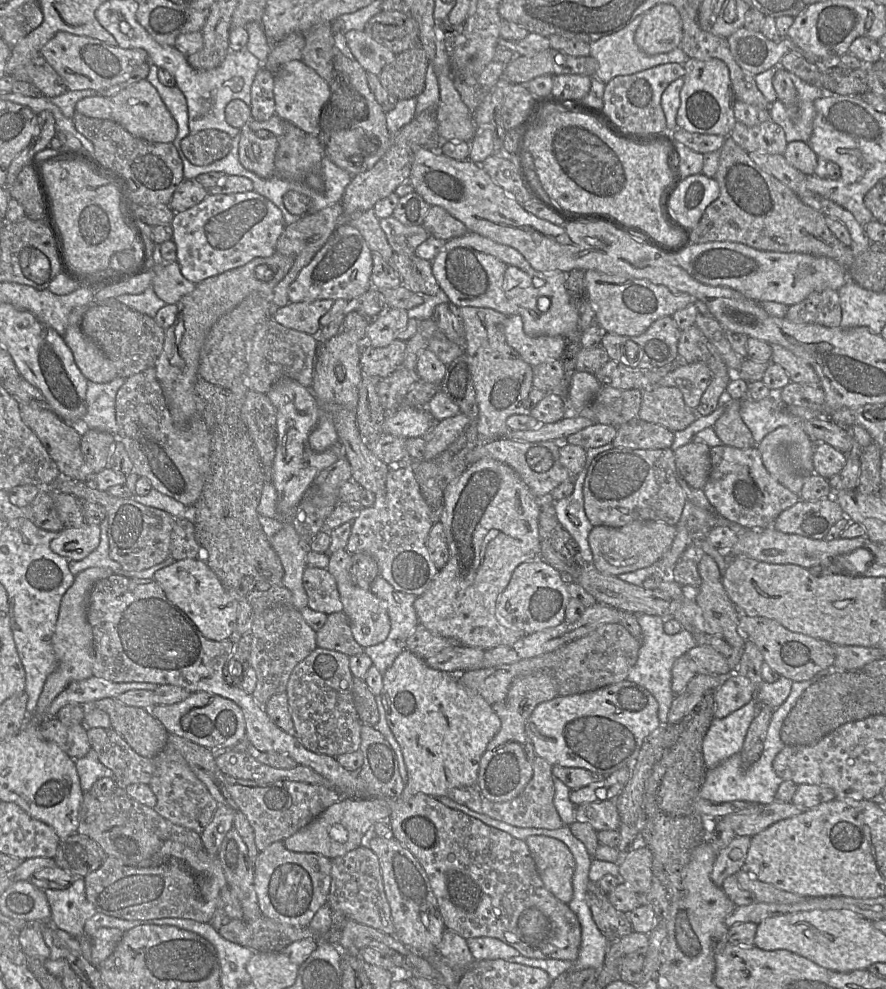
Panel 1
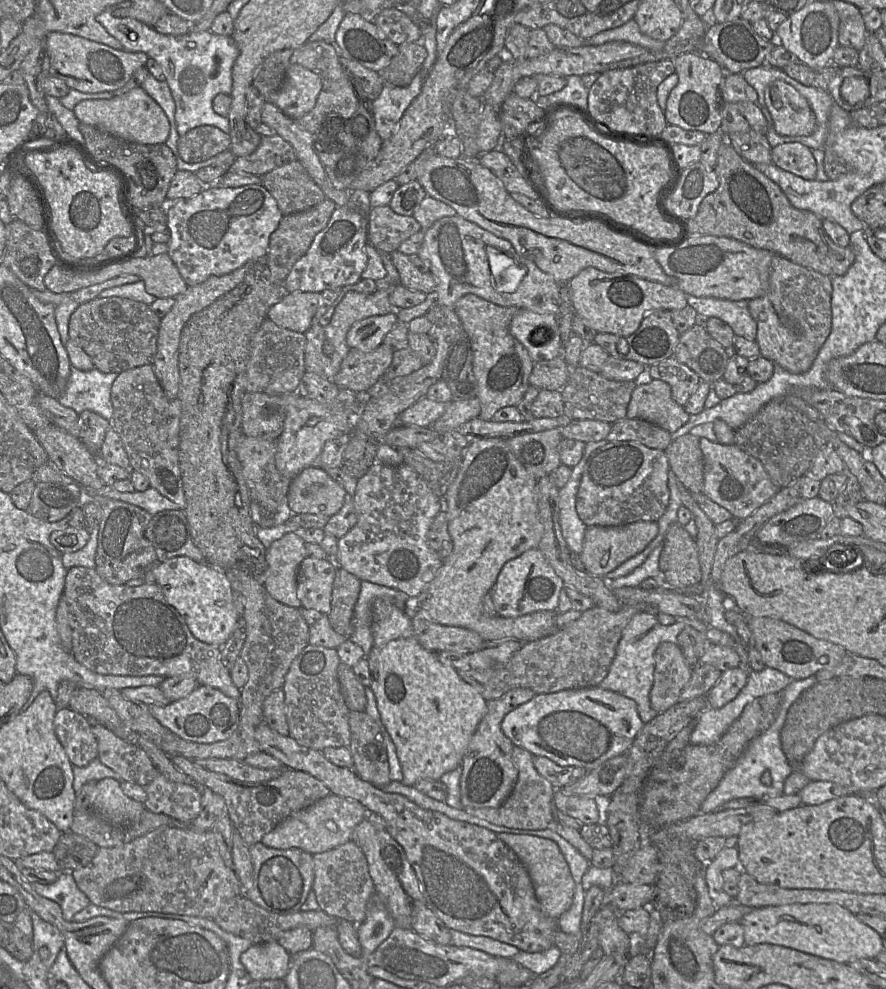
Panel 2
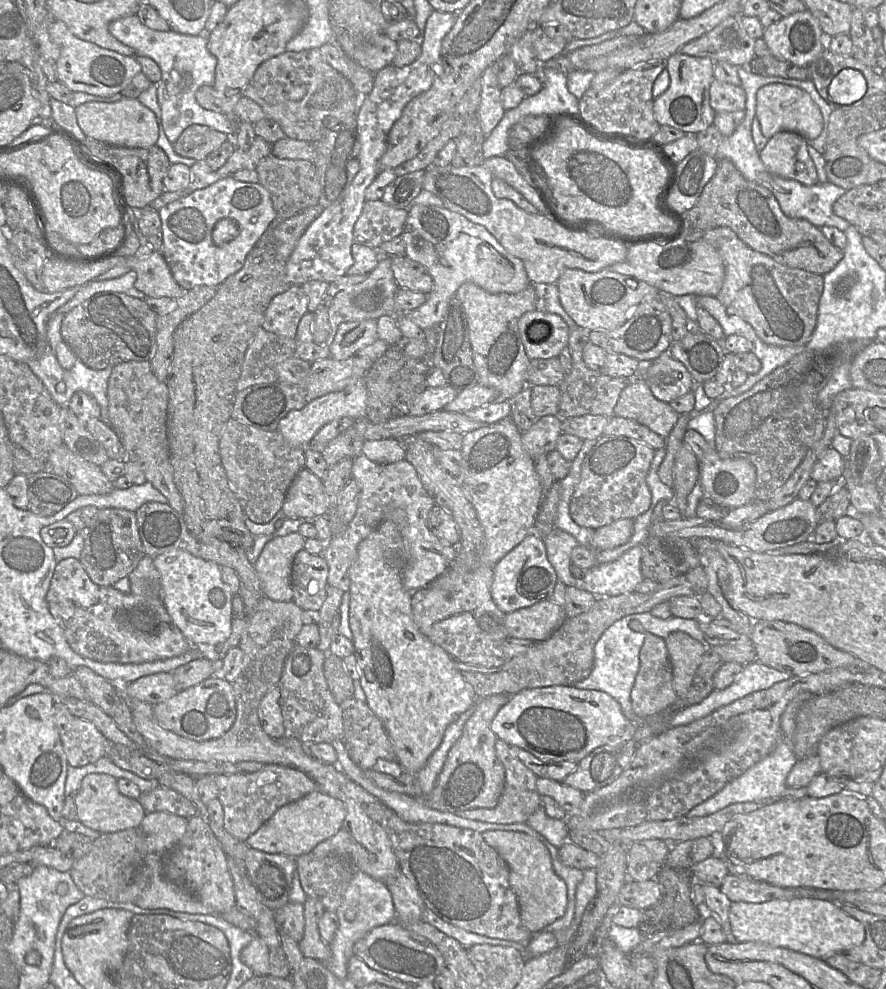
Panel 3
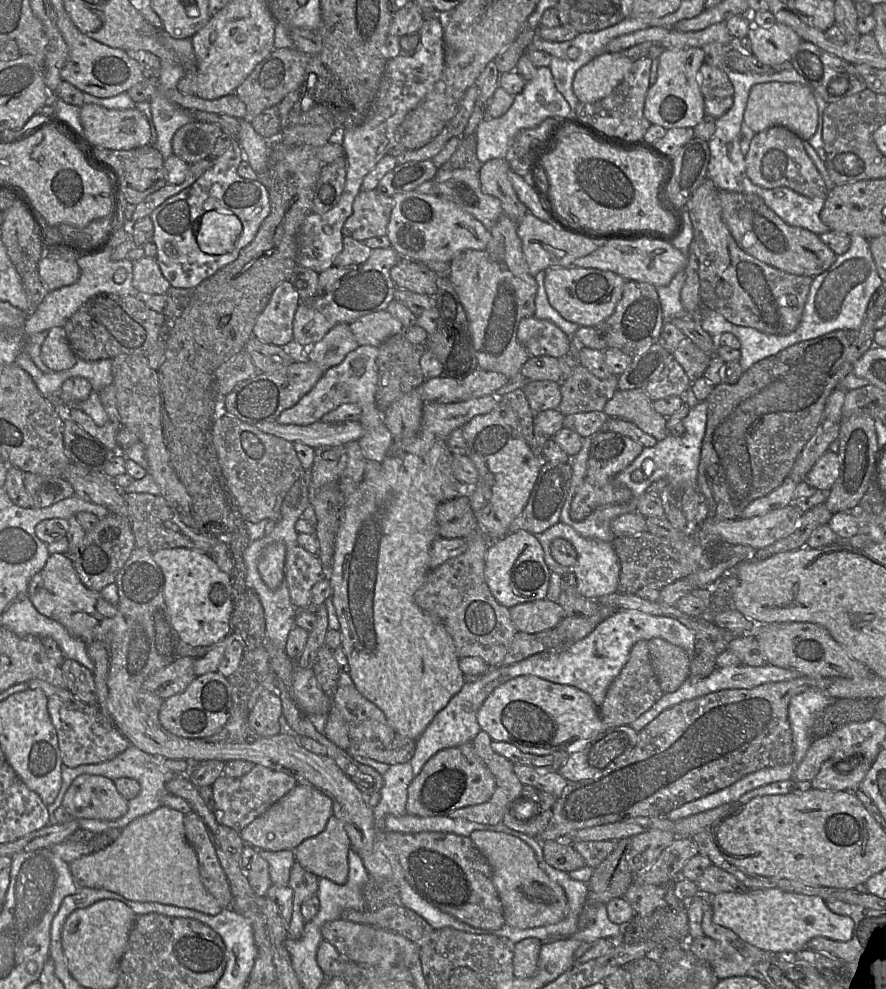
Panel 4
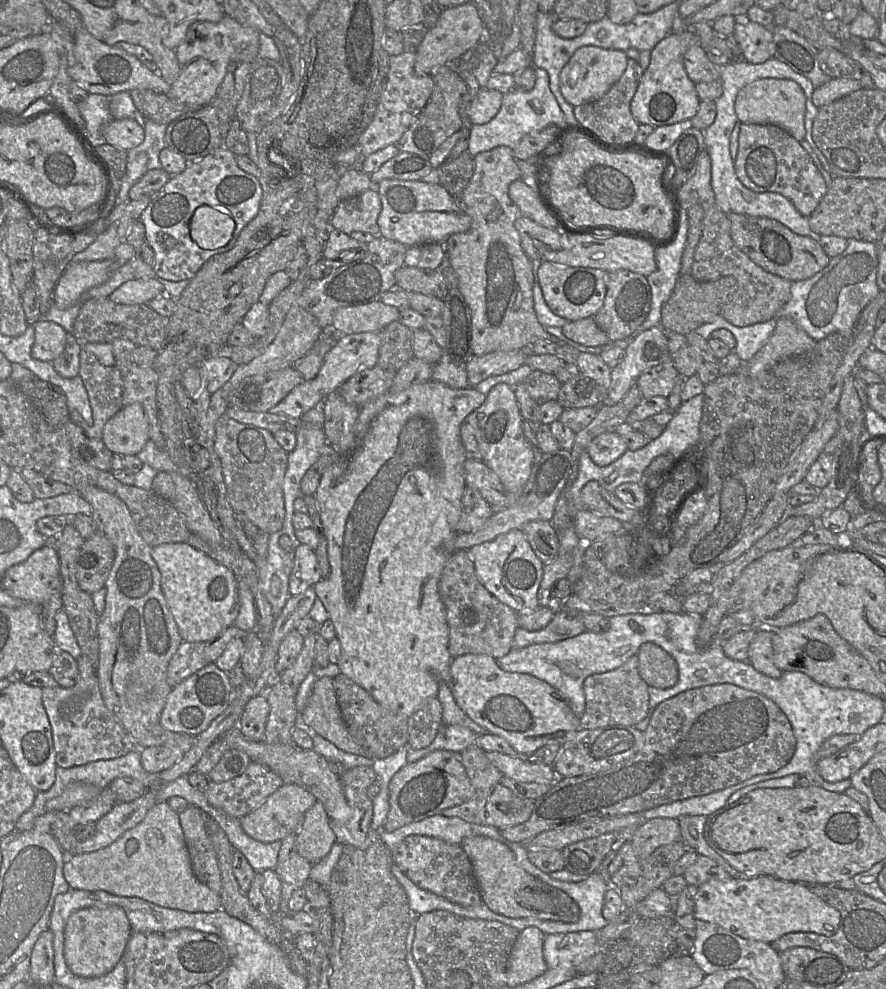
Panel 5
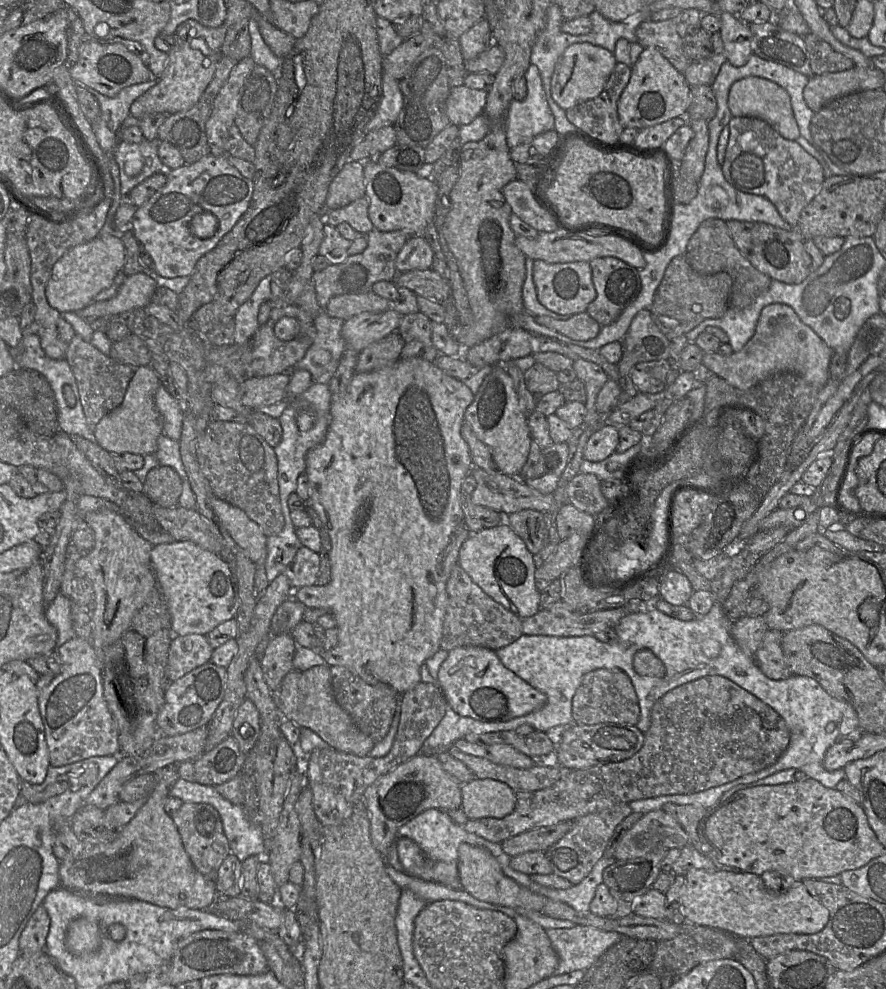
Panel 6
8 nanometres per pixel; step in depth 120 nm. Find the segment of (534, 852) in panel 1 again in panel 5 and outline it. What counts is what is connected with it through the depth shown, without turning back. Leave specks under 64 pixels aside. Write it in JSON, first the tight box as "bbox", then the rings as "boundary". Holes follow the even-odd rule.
{"bbox":[461,836,580,923],"boundary":[[[472,836],[465,838],[461,846],[472,864],[482,901],[493,912],[509,918],[532,917],[565,923],[579,920],[580,909],[575,901],[518,866],[514,853],[505,844],[485,836]]]}

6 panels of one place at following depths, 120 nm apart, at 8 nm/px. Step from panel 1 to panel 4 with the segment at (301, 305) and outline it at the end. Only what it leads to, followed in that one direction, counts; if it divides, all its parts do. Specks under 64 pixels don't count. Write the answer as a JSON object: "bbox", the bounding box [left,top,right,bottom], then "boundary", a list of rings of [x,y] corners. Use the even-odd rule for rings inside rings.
{"bbox":[253,281,301,348],"boundary":[[[290,281],[278,284],[255,322],[253,336],[265,343],[292,348],[293,318],[301,301]]]}

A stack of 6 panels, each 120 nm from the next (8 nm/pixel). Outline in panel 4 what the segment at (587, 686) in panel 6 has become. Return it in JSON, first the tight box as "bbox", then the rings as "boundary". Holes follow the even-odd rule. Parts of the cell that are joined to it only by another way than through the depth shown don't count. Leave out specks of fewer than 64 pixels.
{"bbox":[598,641,663,727],"boundary":[[[638,641],[631,649],[628,662],[608,687],[605,699],[598,708],[604,727],[630,725],[650,710],[663,694],[650,662],[648,641]]]}

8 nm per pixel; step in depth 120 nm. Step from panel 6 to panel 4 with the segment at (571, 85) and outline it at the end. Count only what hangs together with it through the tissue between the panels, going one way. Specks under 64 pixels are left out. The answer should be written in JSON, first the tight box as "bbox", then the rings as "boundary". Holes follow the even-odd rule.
{"bbox":[573,52,633,103],"boundary":[[[602,52],[582,66],[573,79],[573,92],[582,103],[593,103],[607,97],[629,72],[633,59]]]}

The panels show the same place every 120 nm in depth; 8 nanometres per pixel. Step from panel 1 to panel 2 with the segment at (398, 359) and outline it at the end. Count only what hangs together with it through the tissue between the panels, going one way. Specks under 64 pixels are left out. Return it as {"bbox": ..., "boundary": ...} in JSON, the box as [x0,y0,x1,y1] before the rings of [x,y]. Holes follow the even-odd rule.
{"bbox":[333,344,395,394],"boundary":[[[382,344],[373,351],[351,349],[333,382],[342,391],[365,394],[390,367],[395,348]]]}

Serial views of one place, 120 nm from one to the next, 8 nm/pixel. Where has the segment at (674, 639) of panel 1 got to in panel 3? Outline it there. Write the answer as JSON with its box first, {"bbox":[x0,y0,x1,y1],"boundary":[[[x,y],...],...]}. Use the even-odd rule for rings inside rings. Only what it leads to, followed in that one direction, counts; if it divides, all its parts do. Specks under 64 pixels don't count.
{"bbox":[574,612,704,725],"boundary":[[[645,612],[628,615],[617,620],[603,632],[594,646],[594,665],[590,675],[574,686],[609,694],[619,702],[625,717],[637,725],[640,721],[647,719],[640,719],[636,716],[630,700],[631,690],[639,670],[641,646],[647,634],[654,634],[665,639],[672,632],[677,631],[685,632],[692,638],[704,643],[704,633],[700,628],[700,621],[697,619],[685,619],[673,615],[668,619],[661,619],[653,616],[650,612]]]}

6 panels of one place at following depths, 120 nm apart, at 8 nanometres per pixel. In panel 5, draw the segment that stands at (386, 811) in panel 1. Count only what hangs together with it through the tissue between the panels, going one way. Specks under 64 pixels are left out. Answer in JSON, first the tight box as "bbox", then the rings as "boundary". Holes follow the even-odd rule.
{"bbox":[241,783,316,843],"boundary":[[[286,783],[257,809],[242,817],[241,827],[249,837],[263,843],[281,841],[290,833],[296,833],[297,836],[305,813],[316,801],[316,797],[309,791],[296,784]]]}

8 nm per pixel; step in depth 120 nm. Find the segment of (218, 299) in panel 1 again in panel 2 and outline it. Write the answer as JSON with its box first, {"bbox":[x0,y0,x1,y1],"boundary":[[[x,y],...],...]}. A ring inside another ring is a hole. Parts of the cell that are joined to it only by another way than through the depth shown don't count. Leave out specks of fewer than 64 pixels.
{"bbox":[152,261,259,399],"boundary":[[[250,261],[243,267],[229,274],[222,276],[211,276],[209,279],[198,285],[190,287],[188,286],[184,293],[174,298],[174,306],[162,319],[160,319],[157,351],[152,366],[157,379],[164,390],[164,393],[169,399],[176,399],[179,391],[179,347],[183,327],[193,314],[203,310],[205,307],[219,299],[222,295],[230,292],[241,284],[246,274],[250,270],[257,268],[258,264],[259,262],[257,261]]]}

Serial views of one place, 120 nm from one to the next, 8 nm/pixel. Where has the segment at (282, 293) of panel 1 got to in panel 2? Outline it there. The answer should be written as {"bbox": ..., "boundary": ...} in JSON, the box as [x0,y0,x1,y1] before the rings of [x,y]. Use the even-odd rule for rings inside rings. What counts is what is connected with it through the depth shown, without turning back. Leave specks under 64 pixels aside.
{"bbox":[267,199,337,284],"boundary":[[[325,199],[314,208],[282,218],[277,229],[271,234],[267,252],[267,266],[270,269],[271,282],[284,284],[294,264],[306,254],[315,236],[327,226],[337,207],[335,202]]]}

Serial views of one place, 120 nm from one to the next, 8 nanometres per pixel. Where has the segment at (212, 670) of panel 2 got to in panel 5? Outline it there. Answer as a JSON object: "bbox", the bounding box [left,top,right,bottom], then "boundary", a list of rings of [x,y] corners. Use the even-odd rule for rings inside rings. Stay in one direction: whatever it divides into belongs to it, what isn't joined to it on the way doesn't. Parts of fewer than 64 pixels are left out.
{"bbox":[1,545,62,605],"boundary":[[[44,545],[35,550],[25,561],[11,566],[5,571],[1,585],[9,595],[23,600],[24,603],[41,605],[54,592],[62,589],[60,561],[56,549]]]}

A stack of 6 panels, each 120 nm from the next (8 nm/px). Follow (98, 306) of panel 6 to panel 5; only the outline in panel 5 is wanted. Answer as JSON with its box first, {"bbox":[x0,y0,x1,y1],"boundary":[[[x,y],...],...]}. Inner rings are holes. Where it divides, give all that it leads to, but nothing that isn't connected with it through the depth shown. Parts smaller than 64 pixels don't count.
{"bbox":[108,279,165,305],"boundary":[[[132,279],[123,283],[108,298],[124,305],[147,304],[165,294],[163,285],[157,279]]]}

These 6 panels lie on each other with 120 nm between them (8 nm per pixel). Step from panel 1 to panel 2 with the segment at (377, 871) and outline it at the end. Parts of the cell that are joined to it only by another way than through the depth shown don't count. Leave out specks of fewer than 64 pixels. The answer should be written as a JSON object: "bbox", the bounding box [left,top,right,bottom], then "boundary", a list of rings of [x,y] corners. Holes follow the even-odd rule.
{"bbox":[312,841,376,923],"boundary":[[[349,841],[329,851],[313,854],[313,861],[312,891],[315,893],[319,909],[339,920],[361,923],[366,917],[367,903],[376,893],[363,851],[357,844]]]}

